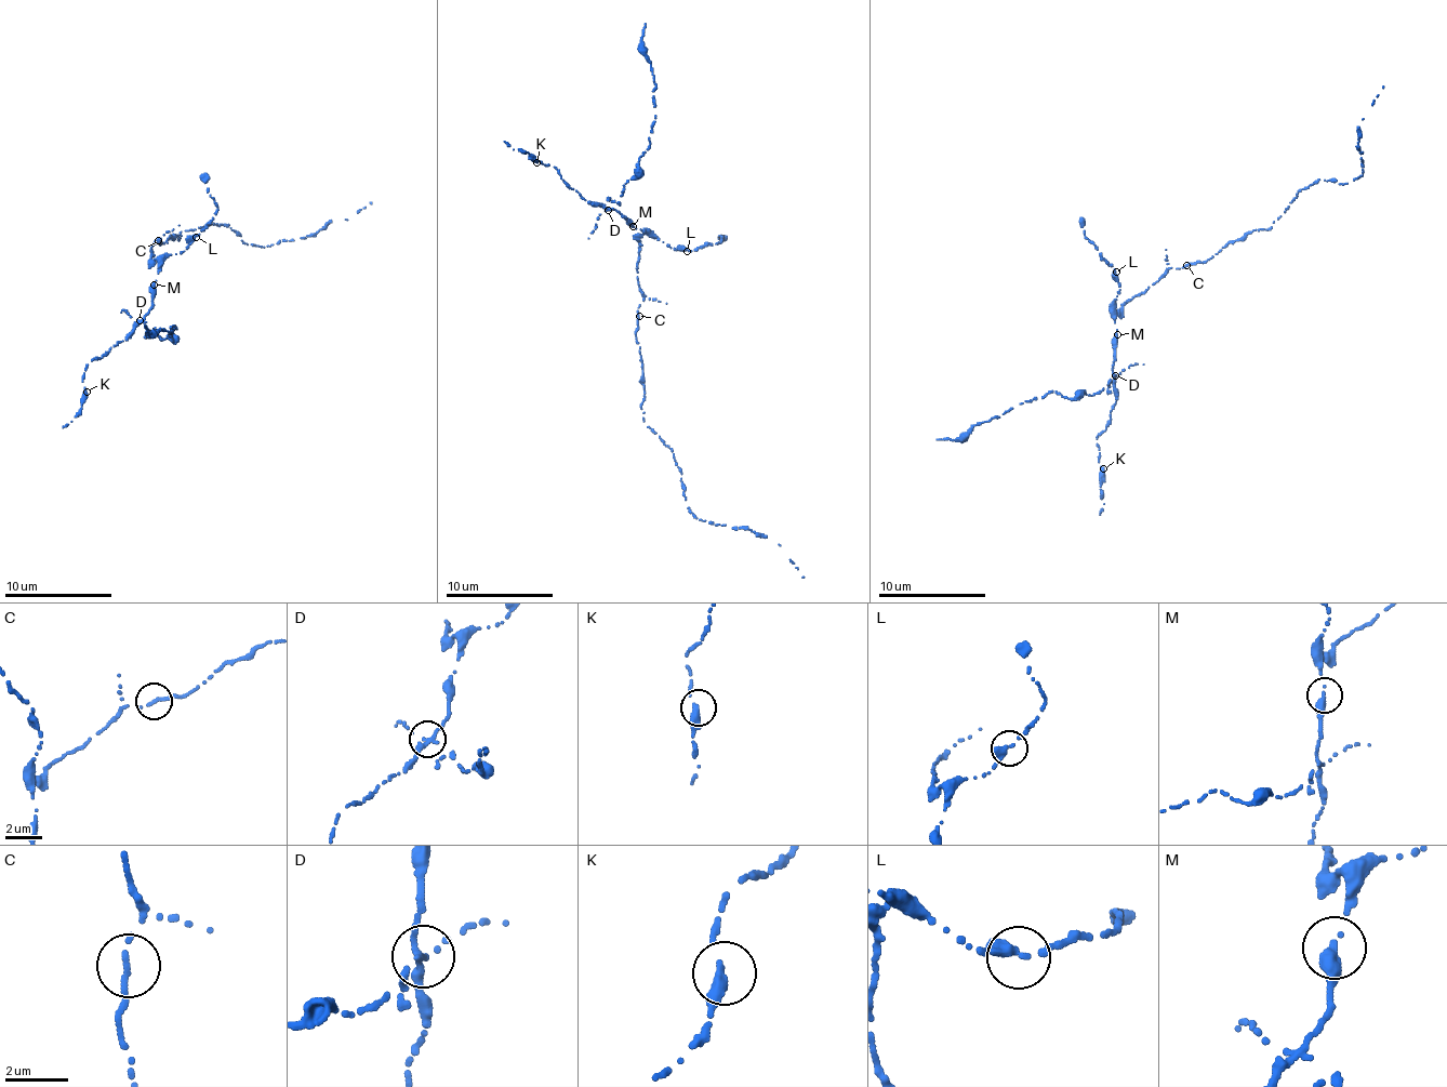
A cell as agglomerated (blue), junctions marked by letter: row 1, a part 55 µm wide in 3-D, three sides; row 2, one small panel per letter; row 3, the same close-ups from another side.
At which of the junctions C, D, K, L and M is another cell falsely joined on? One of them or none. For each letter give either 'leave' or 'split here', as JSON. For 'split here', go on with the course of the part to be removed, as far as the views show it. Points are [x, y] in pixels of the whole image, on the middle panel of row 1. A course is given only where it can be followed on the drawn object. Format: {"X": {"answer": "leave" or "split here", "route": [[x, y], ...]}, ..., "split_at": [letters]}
{"C": {"answer": "leave"}, "D": {"answer": "split here", "route": [[607, 211], [620, 197], [648, 147], [656, 119], [656, 85], [641, 39], [645, 24]]}, "K": {"answer": "leave"}, "L": {"answer": "leave"}, "M": {"answer": "leave"}, "split_at": ["D"]}

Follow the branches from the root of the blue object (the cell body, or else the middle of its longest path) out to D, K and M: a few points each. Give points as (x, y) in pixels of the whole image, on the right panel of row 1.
D: (1184, 265), (1169, 267), (1146, 290), (1116, 308), (1117, 347), (1112, 371), (1116, 375)
K: (1184, 265), (1169, 267), (1115, 310), (1111, 370), (1117, 396), (1106, 428), (1096, 439), (1103, 468)
M: (1184, 265), (1169, 267), (1146, 290), (1116, 308), (1117, 334)

